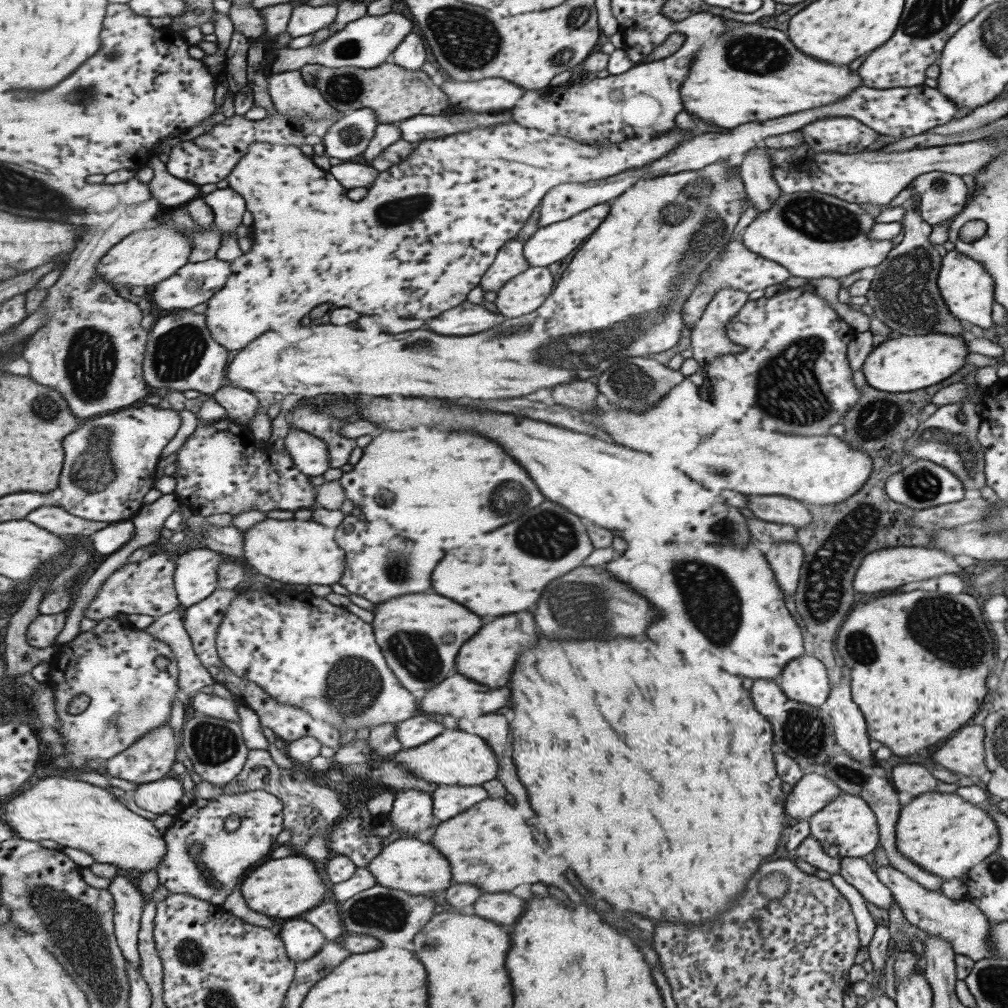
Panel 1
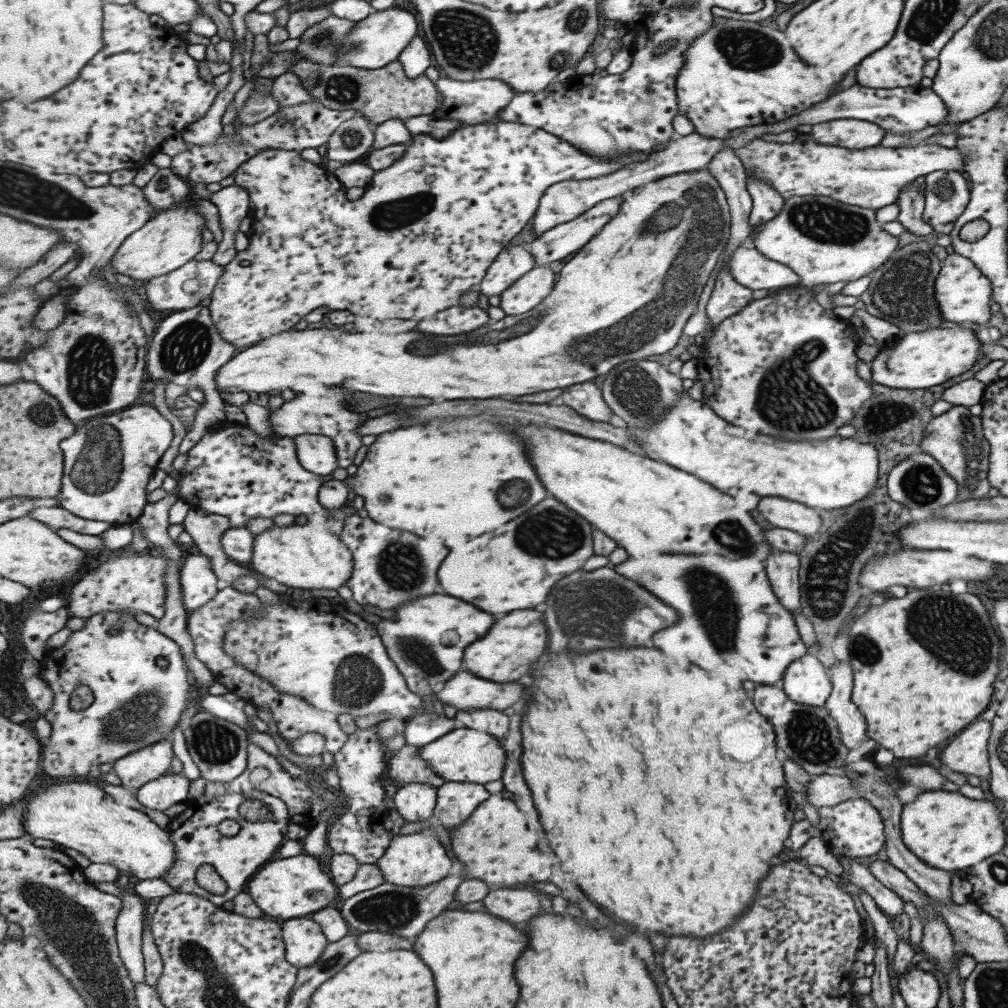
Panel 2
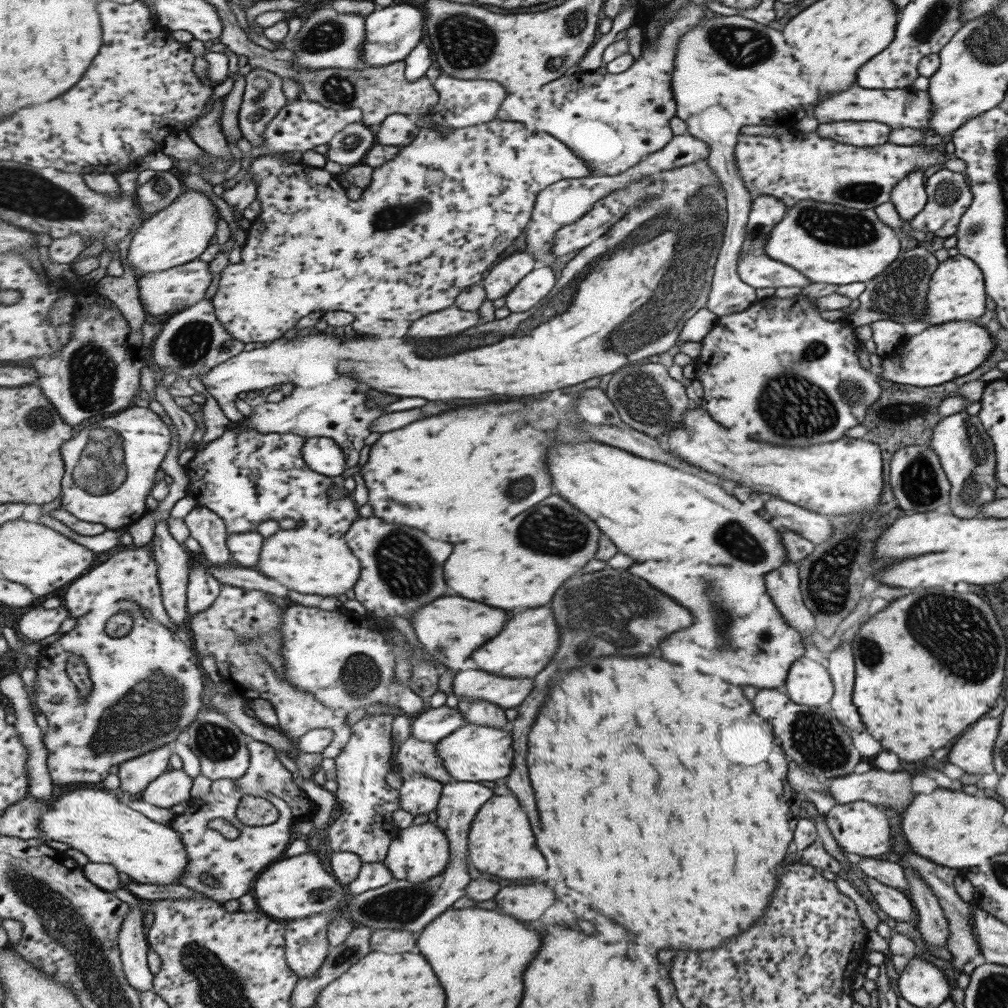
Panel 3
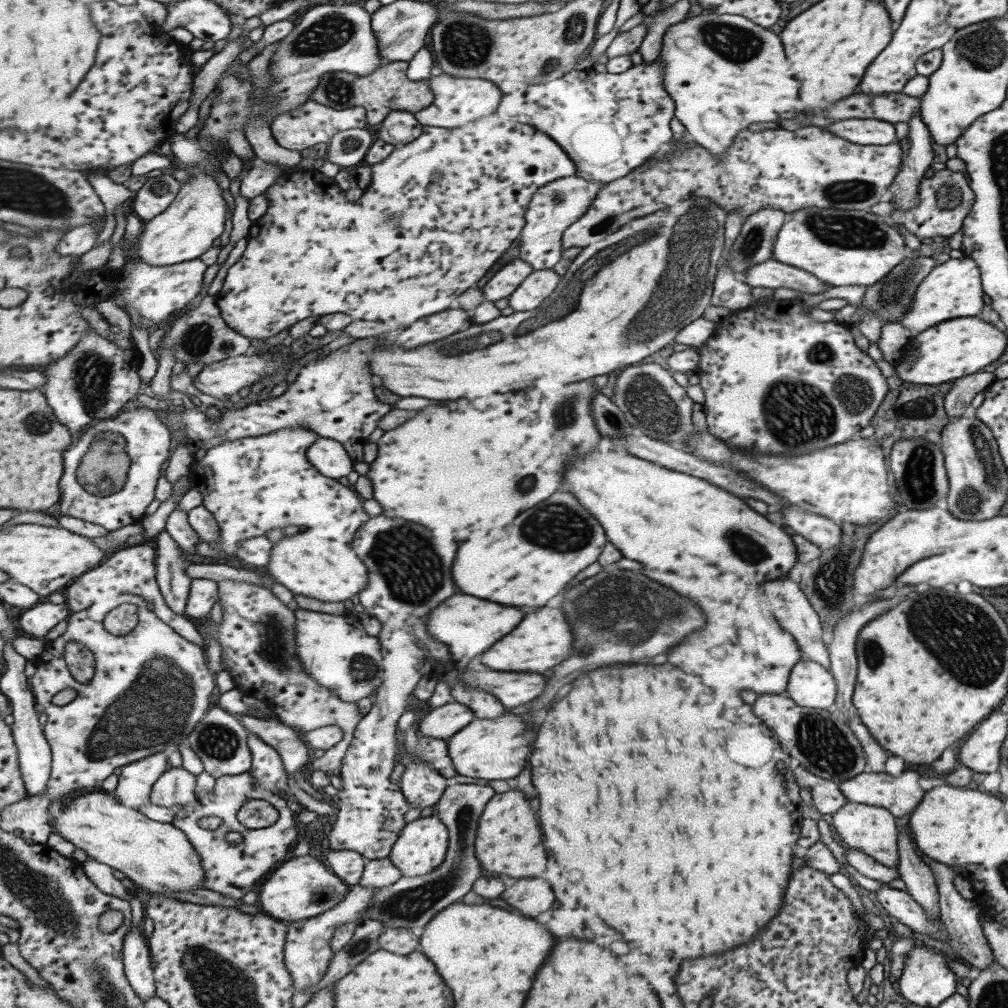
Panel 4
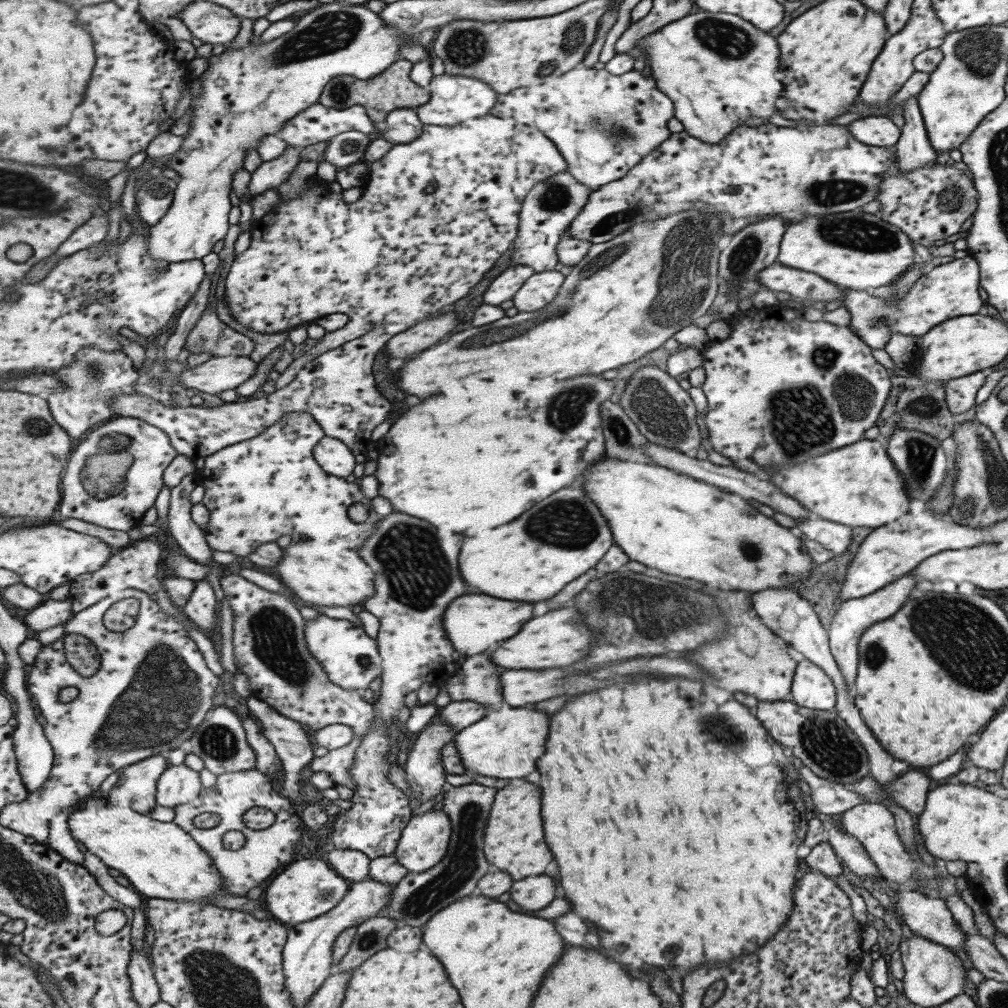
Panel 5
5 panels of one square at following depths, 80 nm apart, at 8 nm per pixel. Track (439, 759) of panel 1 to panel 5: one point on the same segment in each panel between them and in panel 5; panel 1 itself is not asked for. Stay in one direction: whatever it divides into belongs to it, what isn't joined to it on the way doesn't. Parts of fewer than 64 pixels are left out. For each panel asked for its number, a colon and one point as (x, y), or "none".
2: (465, 755)
3: (474, 753)
4: (499, 749)
5: (506, 743)

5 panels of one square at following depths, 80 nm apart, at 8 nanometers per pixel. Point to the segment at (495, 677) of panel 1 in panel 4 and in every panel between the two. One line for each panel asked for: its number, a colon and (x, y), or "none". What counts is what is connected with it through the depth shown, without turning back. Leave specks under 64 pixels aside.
2: (519, 639)
3: (528, 643)
4: (544, 640)

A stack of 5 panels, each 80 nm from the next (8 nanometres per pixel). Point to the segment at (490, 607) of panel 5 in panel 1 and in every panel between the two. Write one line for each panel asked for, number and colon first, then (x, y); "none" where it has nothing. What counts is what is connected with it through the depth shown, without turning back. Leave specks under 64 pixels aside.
1: (414, 631)
2: (427, 638)
3: (451, 629)
4: (470, 626)

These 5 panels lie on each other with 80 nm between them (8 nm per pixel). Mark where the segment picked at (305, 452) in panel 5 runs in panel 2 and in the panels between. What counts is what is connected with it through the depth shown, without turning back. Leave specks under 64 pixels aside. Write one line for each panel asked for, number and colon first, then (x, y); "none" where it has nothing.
2: (234, 471)
3: (248, 477)
4: (252, 485)

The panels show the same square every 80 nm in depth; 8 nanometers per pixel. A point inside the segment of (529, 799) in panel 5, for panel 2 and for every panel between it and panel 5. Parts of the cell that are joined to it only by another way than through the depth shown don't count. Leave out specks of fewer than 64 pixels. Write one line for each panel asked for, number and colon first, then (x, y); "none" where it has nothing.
2: (497, 846)
3: (501, 842)
4: (510, 843)

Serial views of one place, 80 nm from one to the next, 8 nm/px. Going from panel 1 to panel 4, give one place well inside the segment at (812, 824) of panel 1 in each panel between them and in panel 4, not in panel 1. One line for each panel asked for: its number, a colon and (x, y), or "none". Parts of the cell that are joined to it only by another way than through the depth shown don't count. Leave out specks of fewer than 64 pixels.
2: (853, 828)
3: (859, 827)
4: (871, 829)

